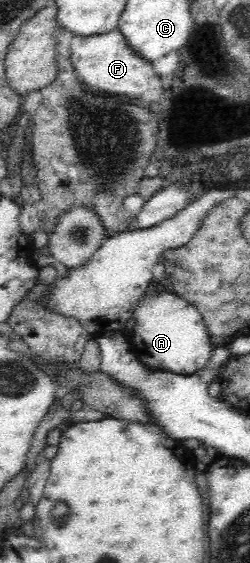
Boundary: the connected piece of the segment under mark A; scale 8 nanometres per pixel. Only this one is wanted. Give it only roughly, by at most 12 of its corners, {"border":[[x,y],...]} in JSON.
{"border":[[186,298],[138,302],[130,348],[152,370],[208,364],[203,316]]}

